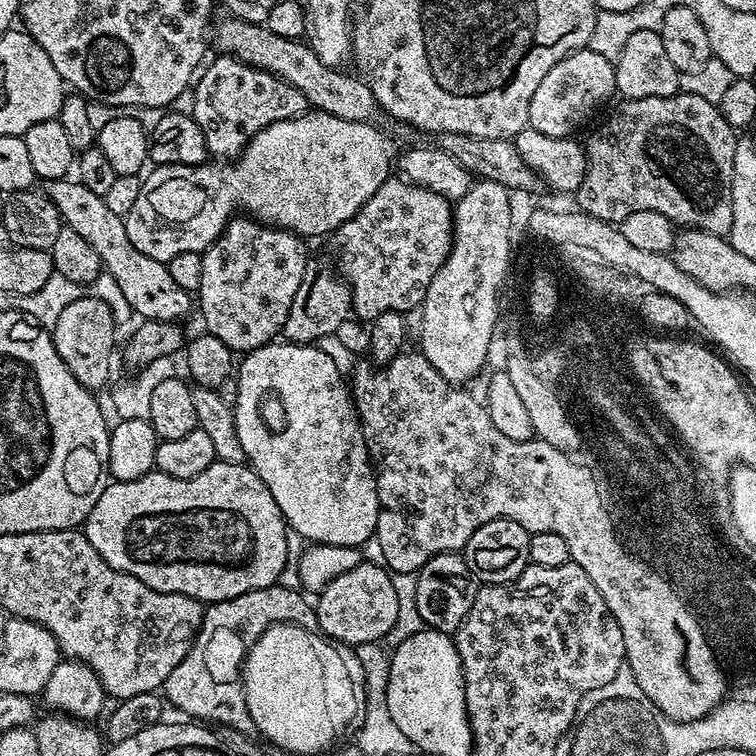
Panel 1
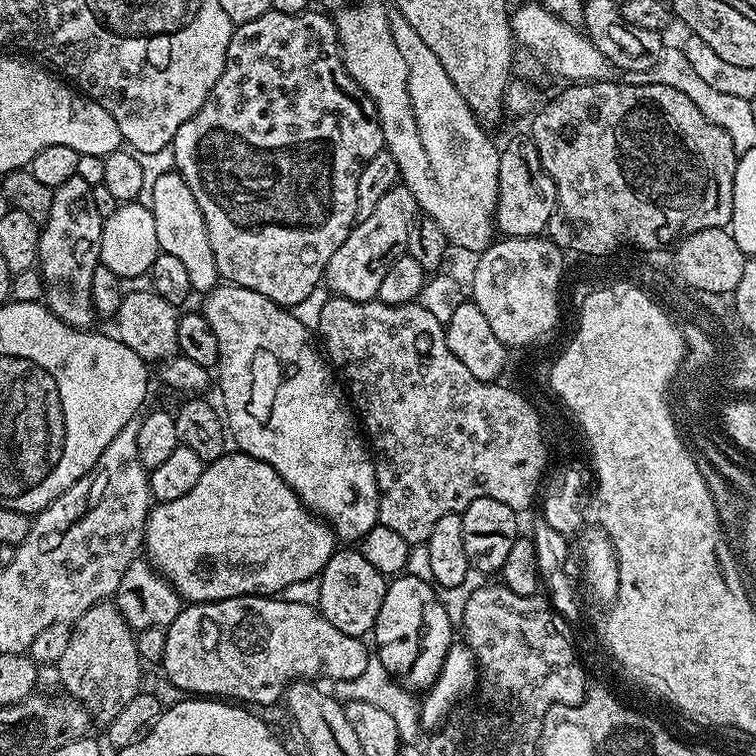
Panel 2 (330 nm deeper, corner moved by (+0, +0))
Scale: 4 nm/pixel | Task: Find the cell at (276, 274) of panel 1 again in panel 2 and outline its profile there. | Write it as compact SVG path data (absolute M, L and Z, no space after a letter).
M309 10L307 12L299 12L298 14L282 14L281 12L271 11L262 14L262 18L254 18L254 22L235 25L232 37L230 38L230 46L226 50L224 69L218 78L218 82L214 82L214 90L210 90L206 102L202 102L202 110L198 110L198 114L194 114L194 118L190 118L190 122L182 122L182 126L178 126L178 134L174 134L170 145L172 155L176 159L175 171L179 172L181 178L186 182L186 186L190 186L191 192L194 193L194 199L198 201L198 210L202 210L202 218L206 222L206 230L210 234L210 250L214 250L214 262L220 271L220 280L229 284L237 284L246 290L254 290L281 306L293 306L298 302L302 302L315 287L322 284L326 266L330 262L330 258L334 258L334 250L338 250L338 246L342 246L342 242L346 242L346 238L352 233L352 229L357 223L358 178L362 174L366 162L370 162L370 158L374 158L374 154L378 154L385 147L384 131L380 125L376 103L361 90L358 82L354 82L354 78L350 78L350 74L344 65L344 59L340 57L340 39L336 33L335 23L329 17L327 20L323 14L325 15L320 10Z

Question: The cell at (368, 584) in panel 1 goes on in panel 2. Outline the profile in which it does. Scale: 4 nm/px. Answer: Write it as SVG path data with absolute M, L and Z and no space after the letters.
M344 546L333 552L319 578L321 598L318 607L330 626L338 626L342 634L367 637L367 632L369 635L375 629L378 610L382 610L382 598L386 598L388 580L385 576L374 570L355 547Z

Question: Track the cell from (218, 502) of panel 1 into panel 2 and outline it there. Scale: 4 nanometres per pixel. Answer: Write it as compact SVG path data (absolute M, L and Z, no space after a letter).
M232 450L205 467L194 490L174 502L149 507L144 540L146 559L188 604L205 604L235 596L272 596L294 582L319 576L338 548L338 537L323 520L309 512L295 490L266 462Z

